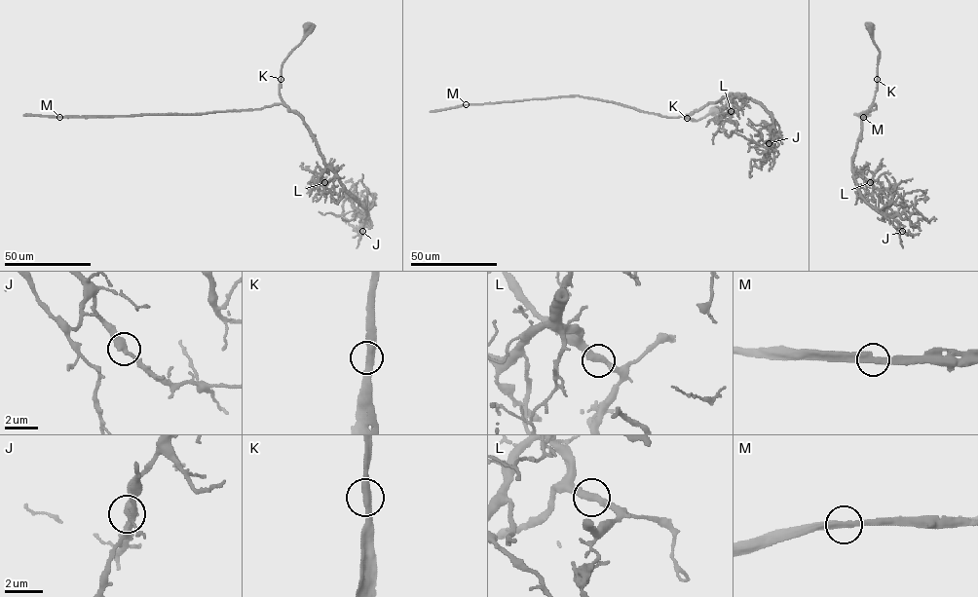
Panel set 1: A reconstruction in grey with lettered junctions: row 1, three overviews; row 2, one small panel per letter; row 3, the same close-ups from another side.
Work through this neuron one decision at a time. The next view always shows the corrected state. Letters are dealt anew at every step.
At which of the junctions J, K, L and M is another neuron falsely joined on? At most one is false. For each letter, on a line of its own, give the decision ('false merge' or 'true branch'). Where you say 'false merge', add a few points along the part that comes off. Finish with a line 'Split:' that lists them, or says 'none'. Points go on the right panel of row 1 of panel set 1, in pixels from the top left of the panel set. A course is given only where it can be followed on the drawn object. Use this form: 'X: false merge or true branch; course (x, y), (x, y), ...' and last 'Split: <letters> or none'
J: true branch
K: true branch
L: true branch
M: true branch
Split: none

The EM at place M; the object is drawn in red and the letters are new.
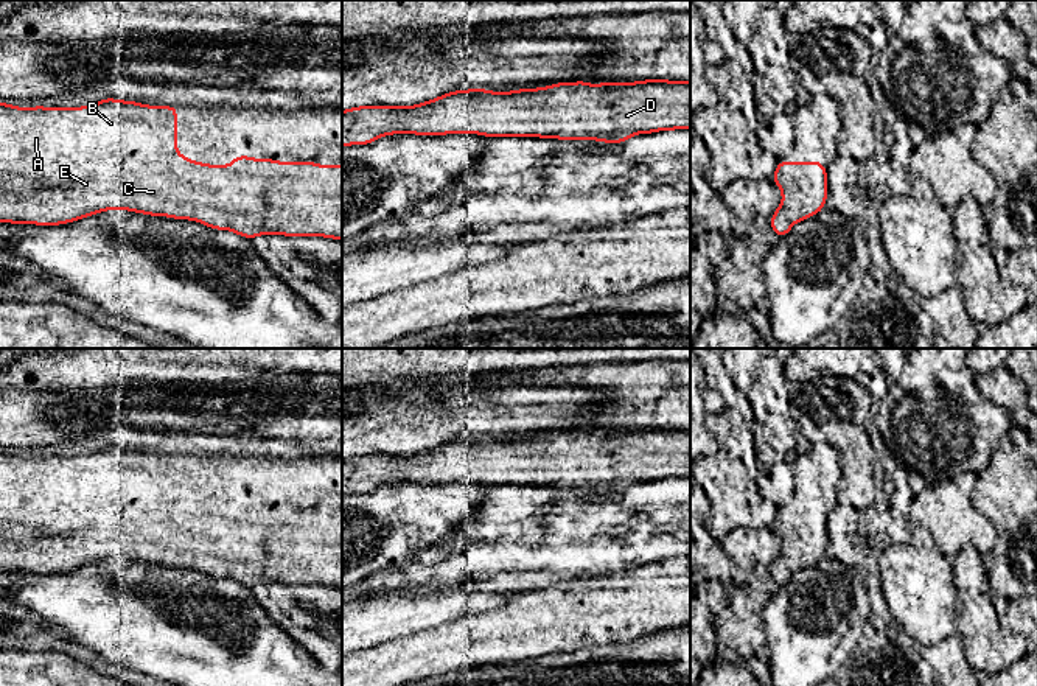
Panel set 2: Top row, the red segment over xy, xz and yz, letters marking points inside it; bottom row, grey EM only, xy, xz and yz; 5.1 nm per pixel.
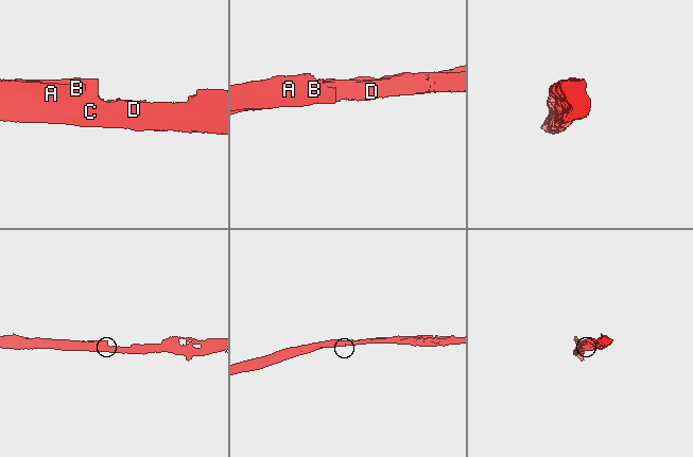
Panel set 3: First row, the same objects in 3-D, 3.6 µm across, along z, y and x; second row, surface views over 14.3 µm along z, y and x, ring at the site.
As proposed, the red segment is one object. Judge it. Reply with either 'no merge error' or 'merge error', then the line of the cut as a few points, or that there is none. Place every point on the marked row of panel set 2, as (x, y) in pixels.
no merge error; cut none

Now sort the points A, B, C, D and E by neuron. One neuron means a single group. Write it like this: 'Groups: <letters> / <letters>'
Groups: A B C D E

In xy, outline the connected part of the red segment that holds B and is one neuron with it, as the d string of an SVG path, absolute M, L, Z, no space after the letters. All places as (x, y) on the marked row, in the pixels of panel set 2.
M115 98L81 107L19 107L0 101L0 222L61 226L107 210L196 221L247 240L271 233L342 240L342 165L250 156L235 156L229 165L190 160L177 151L177 106Z

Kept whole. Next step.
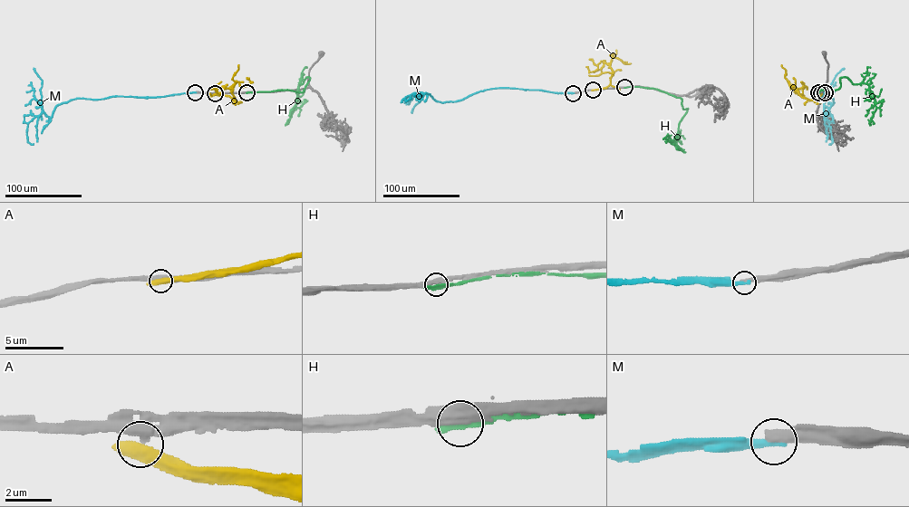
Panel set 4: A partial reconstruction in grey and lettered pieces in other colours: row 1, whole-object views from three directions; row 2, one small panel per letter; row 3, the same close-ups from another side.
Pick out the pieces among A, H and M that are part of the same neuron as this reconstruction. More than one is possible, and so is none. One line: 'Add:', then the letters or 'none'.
Add: none

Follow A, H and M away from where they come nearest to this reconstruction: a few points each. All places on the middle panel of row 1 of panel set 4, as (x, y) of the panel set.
A: (593, 90), (610, 84), (613, 71), (604, 62), (602, 72), (621, 70)
H: (624, 87), (658, 89), (681, 100), (682, 109), (688, 109), (679, 122), (674, 145), (662, 138)
M: (574, 93), (498, 88), (444, 102), (420, 92), (420, 101), (411, 113)

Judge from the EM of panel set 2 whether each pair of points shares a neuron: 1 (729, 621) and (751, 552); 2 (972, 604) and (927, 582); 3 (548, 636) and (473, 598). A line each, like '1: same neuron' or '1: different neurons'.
1: same neuron
2: different neurons
3: different neurons

